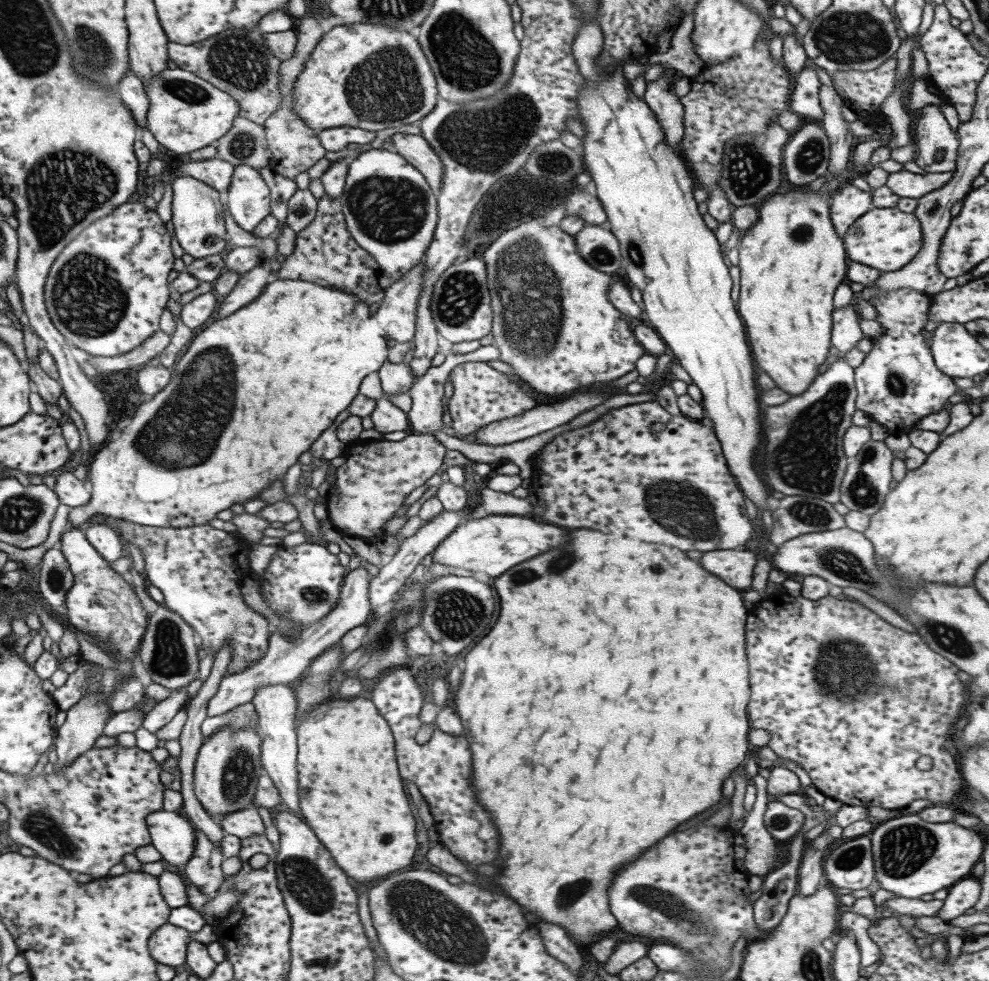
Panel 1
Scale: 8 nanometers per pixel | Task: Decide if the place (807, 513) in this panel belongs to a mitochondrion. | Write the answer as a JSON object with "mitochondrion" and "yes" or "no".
{"mitochondrion":"yes"}

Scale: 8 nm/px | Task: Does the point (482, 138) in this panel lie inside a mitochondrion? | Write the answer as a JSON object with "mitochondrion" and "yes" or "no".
{"mitochondrion":"yes"}

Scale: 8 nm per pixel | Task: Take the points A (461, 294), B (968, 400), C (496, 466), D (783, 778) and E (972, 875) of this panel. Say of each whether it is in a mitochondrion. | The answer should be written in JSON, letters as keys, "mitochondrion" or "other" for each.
{"A":"mitochondrion","B":"other","C":"other","D":"other","E":"other"}

